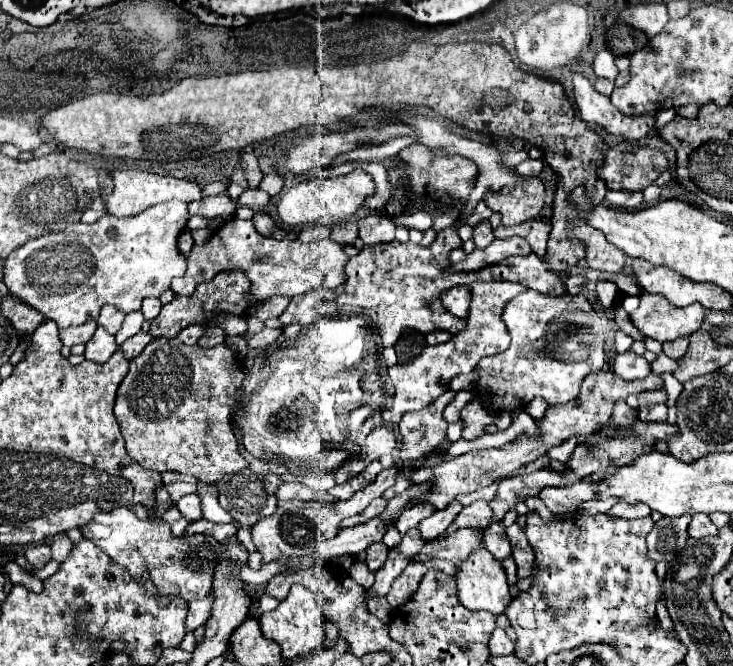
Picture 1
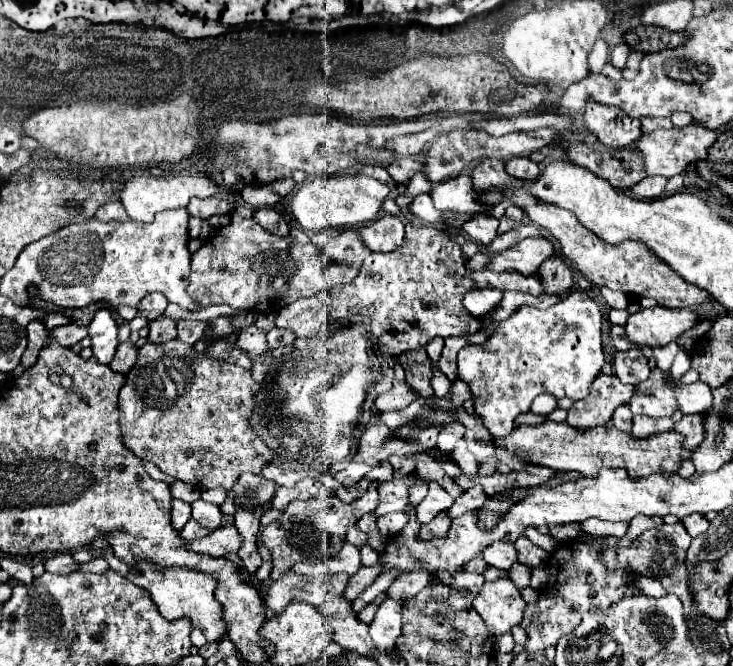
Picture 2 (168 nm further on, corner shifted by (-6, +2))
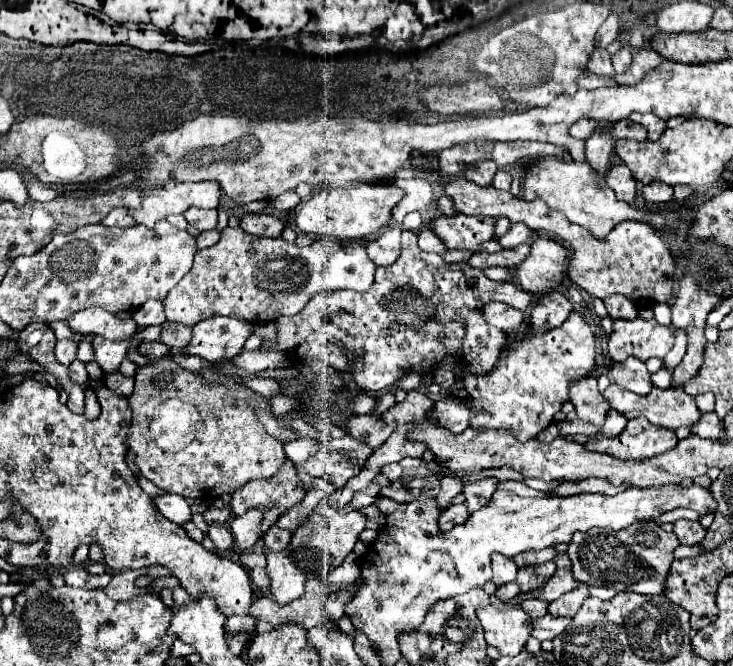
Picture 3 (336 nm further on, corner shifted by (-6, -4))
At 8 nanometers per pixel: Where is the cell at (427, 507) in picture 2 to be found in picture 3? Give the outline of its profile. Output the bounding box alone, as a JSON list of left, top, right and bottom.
[437,475,463,511]

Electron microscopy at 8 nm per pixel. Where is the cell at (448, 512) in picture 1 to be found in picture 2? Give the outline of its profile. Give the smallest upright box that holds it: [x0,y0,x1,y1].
[449,485,487,517]

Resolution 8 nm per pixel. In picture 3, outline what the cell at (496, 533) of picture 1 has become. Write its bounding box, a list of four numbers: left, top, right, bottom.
[491,553,517,587]

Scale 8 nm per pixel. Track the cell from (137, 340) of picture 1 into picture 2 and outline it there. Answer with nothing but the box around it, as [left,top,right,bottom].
[109,343,137,375]

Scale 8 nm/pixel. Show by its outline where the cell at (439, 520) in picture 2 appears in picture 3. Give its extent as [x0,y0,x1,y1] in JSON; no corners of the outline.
[439,505,469,531]

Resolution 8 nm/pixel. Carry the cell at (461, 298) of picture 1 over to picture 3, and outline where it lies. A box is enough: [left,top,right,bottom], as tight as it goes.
[479,301,525,333]

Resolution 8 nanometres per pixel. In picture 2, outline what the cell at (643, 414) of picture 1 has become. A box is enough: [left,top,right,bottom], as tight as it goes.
[631,415,673,439]

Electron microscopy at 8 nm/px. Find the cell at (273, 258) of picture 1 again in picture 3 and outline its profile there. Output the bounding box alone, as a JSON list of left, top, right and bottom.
[165,227,375,325]

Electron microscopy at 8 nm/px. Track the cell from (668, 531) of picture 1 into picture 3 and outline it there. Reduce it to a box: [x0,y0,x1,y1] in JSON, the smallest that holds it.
[569,521,679,595]

